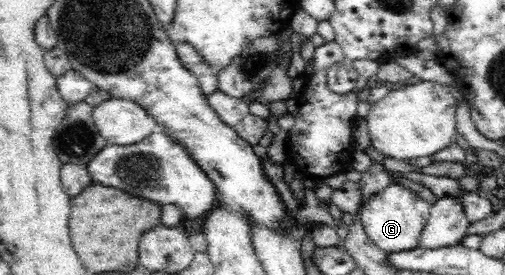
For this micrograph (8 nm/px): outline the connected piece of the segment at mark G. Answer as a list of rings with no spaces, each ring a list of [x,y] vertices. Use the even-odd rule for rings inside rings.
[[[392,183],[366,199],[366,203],[361,203],[358,217],[367,236],[382,251],[410,251],[419,247],[419,239],[430,218],[431,207],[432,204],[420,198],[416,192]]]

